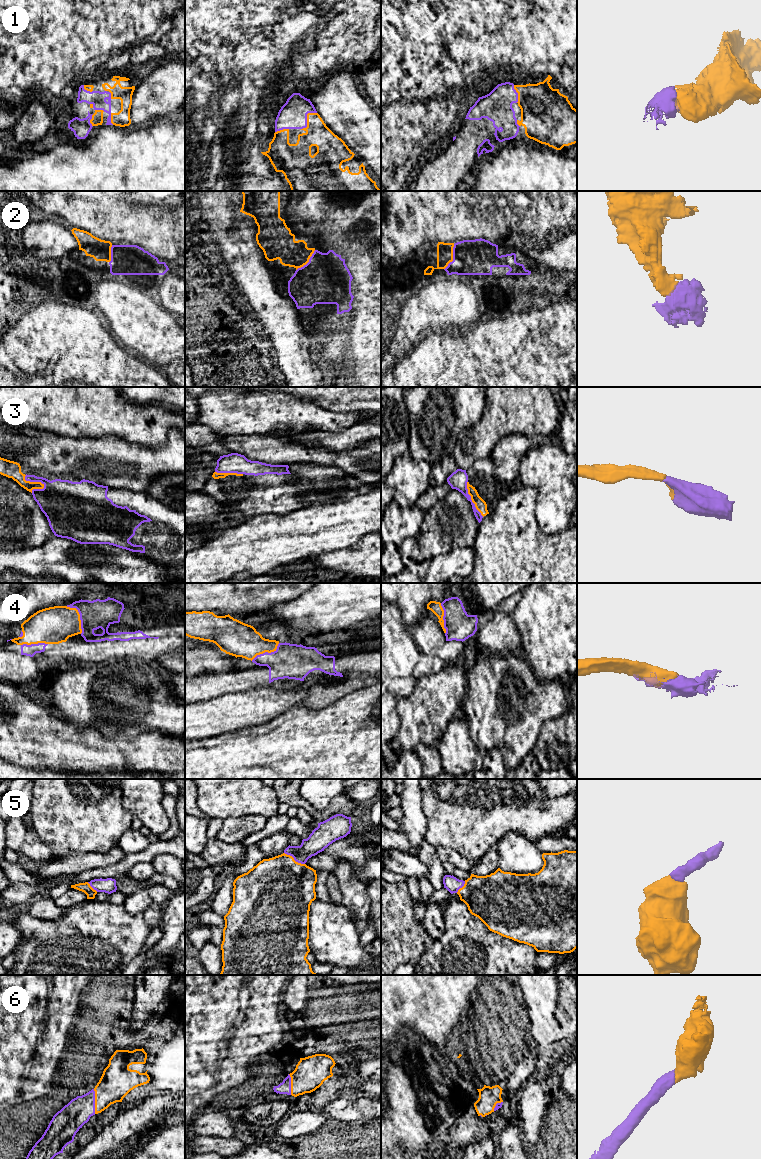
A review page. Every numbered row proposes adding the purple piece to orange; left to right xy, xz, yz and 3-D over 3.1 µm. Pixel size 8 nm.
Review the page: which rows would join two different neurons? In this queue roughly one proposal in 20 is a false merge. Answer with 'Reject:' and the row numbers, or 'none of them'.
Reject: none of them

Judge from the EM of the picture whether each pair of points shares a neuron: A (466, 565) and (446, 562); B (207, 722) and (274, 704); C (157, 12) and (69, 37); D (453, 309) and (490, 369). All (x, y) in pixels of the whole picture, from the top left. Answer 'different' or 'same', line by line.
A: same
B: same
C: same
D: different

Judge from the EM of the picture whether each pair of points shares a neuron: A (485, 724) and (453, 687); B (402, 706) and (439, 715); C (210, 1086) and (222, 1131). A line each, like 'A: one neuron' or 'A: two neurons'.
A: two neurons
B: one neuron
C: two neurons

